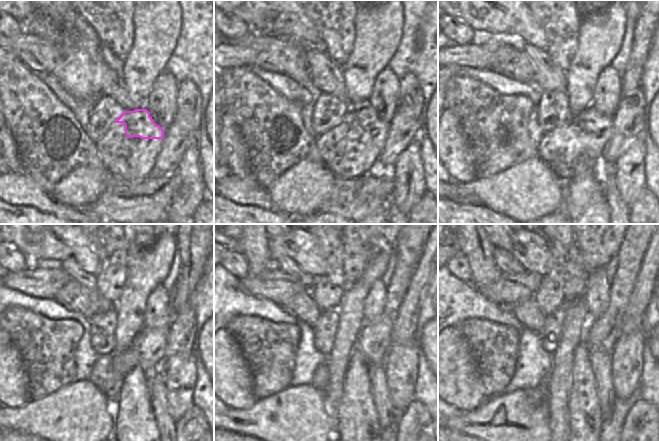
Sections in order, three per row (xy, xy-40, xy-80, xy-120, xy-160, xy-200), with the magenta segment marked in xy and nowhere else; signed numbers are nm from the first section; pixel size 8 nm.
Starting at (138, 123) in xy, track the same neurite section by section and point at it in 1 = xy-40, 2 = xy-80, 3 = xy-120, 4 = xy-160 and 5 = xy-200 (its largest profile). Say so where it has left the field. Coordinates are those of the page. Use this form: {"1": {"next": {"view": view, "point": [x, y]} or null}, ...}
{"1": {"next": {"view": "xy-40", "point": [364, 123]}}, "2": {"next": {"view": "xy-80", "point": [590, 123]}}, "3": {"next": {"view": "xy-120", "point": [148, 346]}}, "4": {"next": {"view": "xy-160", "point": [373, 341]}}, "5": {"next": {"view": "xy-200", "point": [600, 338]}}}

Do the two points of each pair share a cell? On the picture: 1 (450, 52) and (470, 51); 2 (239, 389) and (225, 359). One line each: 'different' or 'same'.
1: same
2: same

